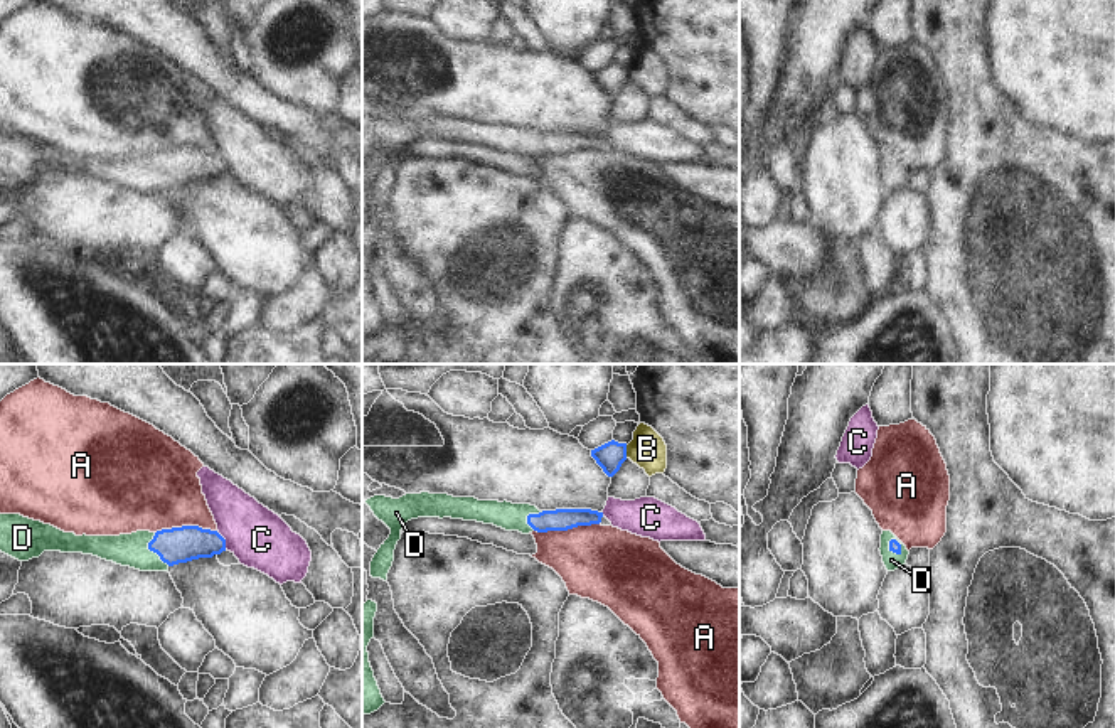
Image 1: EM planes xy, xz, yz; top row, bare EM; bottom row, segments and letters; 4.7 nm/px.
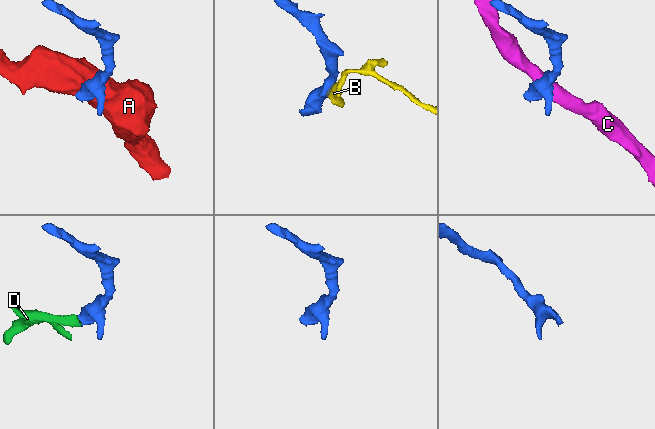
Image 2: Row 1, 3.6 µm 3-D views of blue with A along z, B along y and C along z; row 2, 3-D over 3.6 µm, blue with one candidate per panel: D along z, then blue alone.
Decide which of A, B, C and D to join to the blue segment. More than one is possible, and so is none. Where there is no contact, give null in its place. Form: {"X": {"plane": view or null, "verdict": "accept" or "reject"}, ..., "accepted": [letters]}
{"A": {"plane": "xz", "verdict": "reject"}, "B": {"plane": "xz", "verdict": "reject"}, "C": {"plane": "xy", "verdict": "reject"}, "D": {"plane": "xy", "verdict": "accept"}, "accepted": ["D"]}

